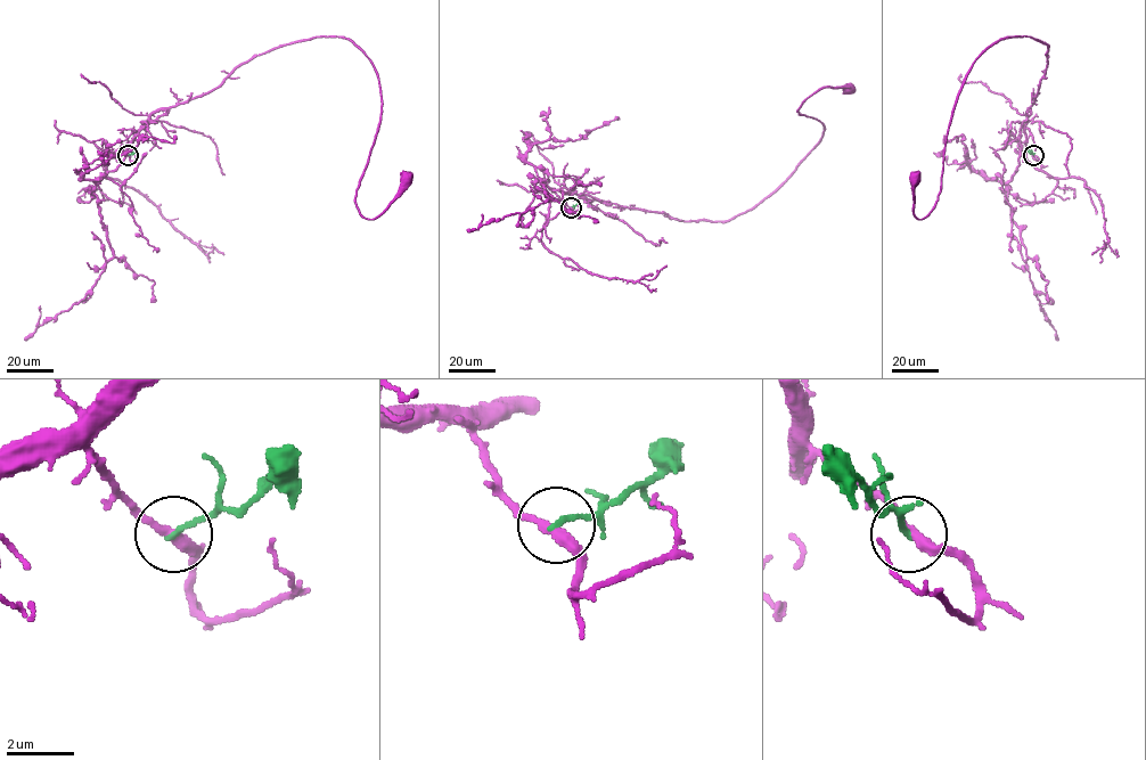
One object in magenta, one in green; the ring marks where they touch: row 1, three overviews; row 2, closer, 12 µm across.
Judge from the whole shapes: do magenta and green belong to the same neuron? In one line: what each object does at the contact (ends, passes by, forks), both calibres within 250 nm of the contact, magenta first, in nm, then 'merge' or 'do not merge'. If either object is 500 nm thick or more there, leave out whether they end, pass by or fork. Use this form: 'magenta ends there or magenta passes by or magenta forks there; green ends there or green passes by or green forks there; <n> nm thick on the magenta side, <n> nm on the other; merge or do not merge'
magenta passes by; green ends there; 300 nm thick on the magenta side, 160 nm on the other; do not merge

